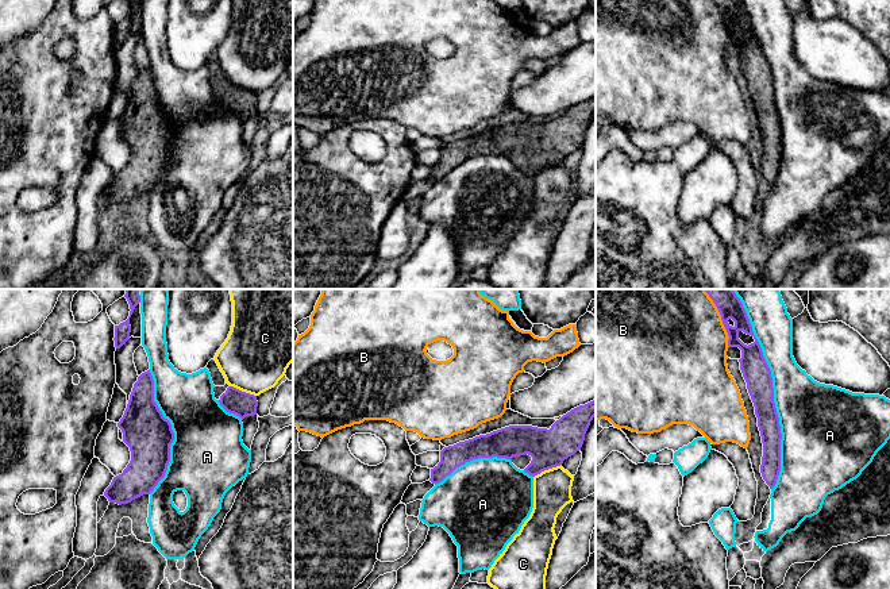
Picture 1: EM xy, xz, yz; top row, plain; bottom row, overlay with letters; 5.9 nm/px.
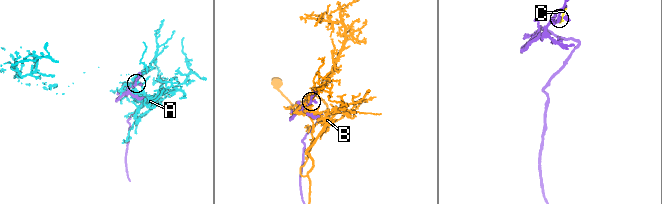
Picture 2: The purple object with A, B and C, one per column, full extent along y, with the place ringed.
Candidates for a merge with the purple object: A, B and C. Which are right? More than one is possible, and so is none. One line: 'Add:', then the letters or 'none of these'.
Add: none of these

